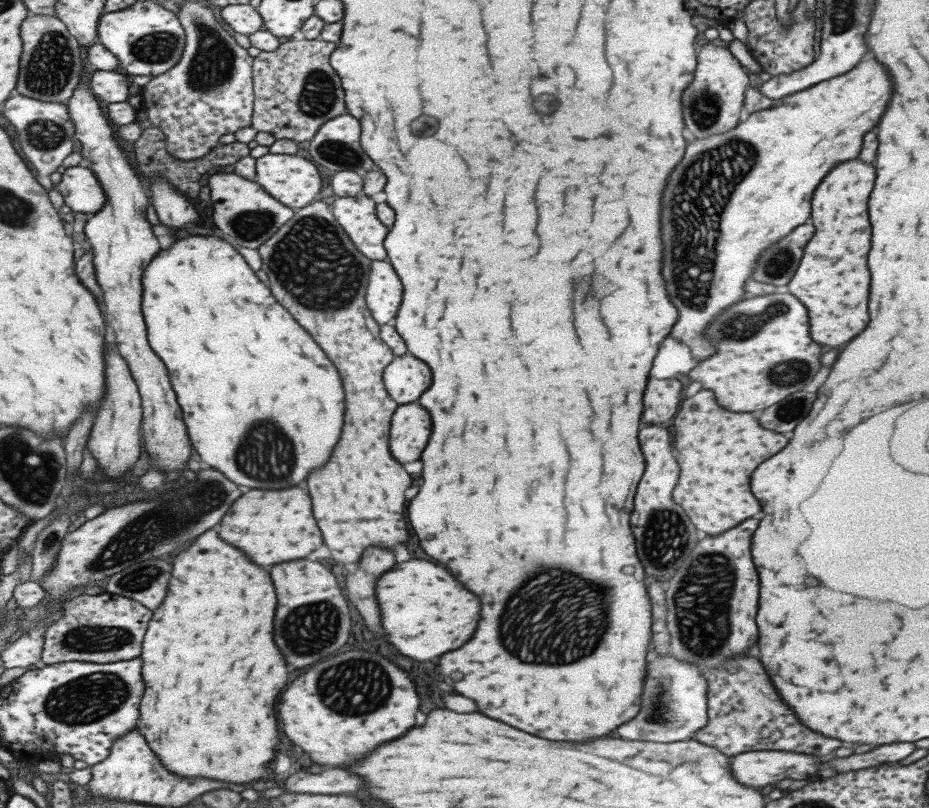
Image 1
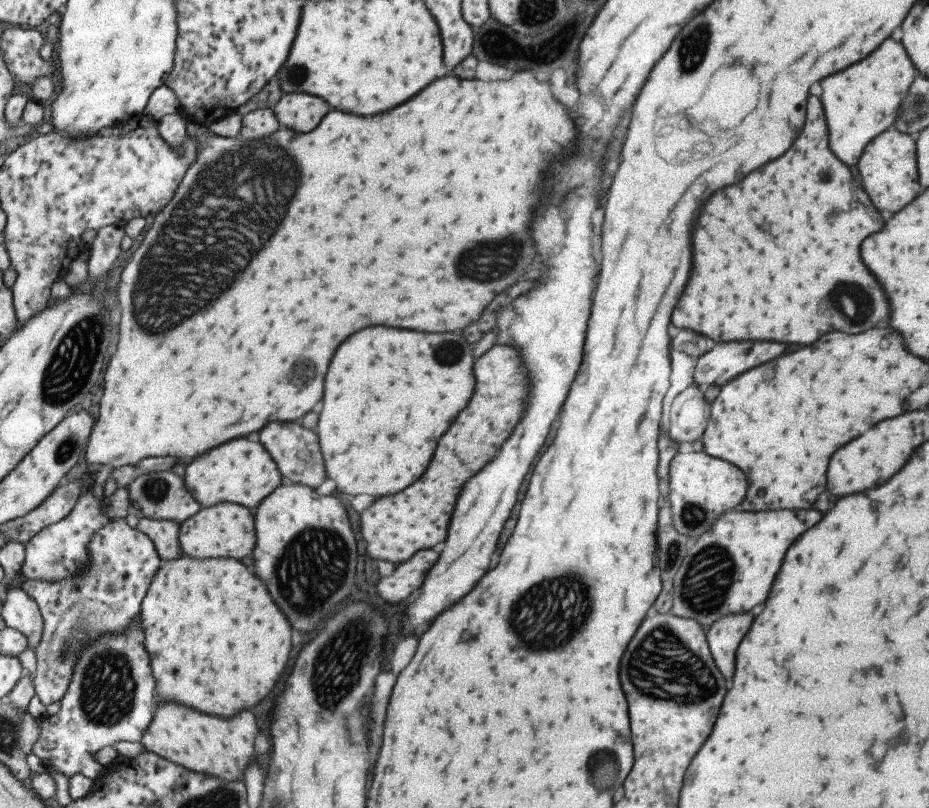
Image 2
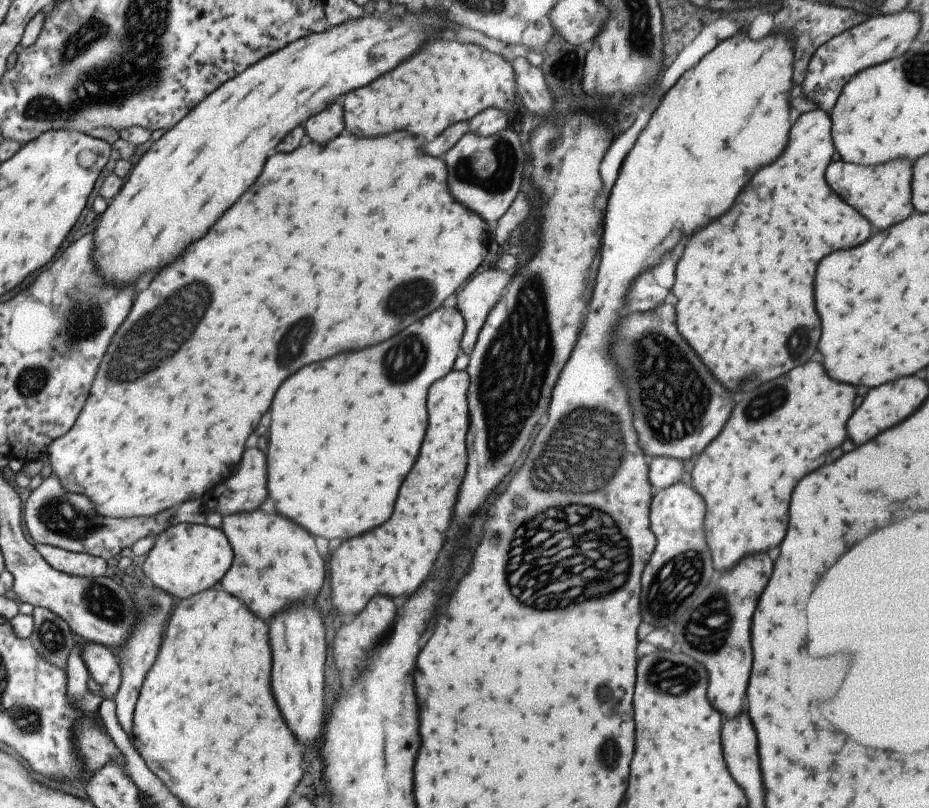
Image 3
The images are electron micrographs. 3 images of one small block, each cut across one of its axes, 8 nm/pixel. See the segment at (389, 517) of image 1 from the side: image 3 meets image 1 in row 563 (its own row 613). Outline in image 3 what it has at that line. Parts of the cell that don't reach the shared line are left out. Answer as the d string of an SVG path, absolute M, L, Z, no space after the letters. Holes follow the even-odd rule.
M451 369L429 387L427 426L419 456L399 486L393 514L369 536L341 542L331 554L331 604L339 614L357 614L369 598L409 596L429 574L453 516L453 504L465 472L465 438L468 427L466 370Z

